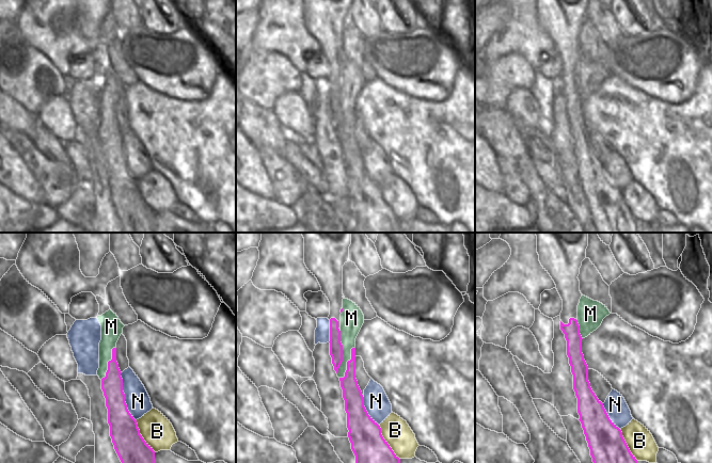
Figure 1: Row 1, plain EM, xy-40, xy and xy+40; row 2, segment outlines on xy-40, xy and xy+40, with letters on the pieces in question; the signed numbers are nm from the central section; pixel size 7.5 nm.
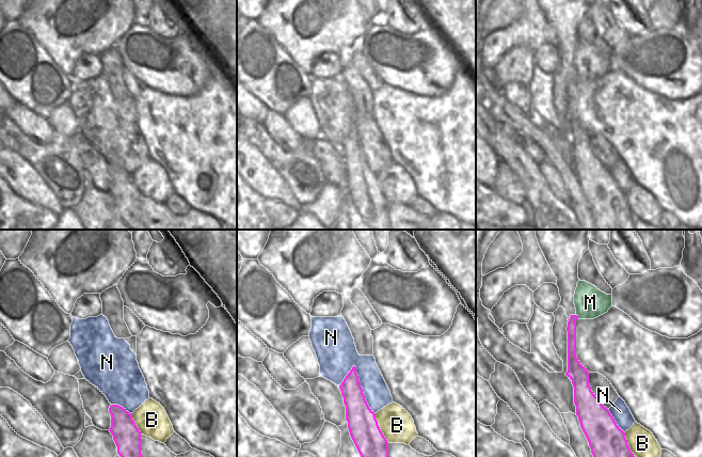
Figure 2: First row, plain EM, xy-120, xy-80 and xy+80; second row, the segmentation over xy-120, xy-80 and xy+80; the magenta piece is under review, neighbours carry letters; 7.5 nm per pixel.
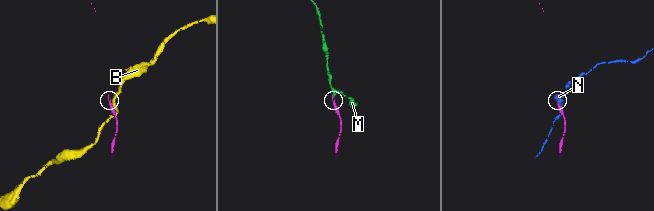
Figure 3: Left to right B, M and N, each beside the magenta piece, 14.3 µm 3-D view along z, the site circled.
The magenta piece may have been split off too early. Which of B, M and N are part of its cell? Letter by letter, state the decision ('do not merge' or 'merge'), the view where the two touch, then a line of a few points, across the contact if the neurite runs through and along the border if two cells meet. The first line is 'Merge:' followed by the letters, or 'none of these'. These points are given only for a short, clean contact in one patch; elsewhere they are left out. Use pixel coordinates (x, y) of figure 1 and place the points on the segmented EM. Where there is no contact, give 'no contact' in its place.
Merge: none of these
B: do not merge; contact in xy; line xy (378, 425), (382, 437), (399, 459)
M: do not merge; contact in xy
N: do not merge; contact in xy-40

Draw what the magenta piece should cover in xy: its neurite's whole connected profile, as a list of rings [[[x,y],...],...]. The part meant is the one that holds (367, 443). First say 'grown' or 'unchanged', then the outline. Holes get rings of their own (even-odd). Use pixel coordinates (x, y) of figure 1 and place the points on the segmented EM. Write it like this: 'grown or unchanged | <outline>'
unchanged | [[[355,348],[347,362],[344,378],[339,378],[347,413],[348,437],[355,463],[400,463],[381,434],[380,426],[368,415],[364,397],[355,379]]]

